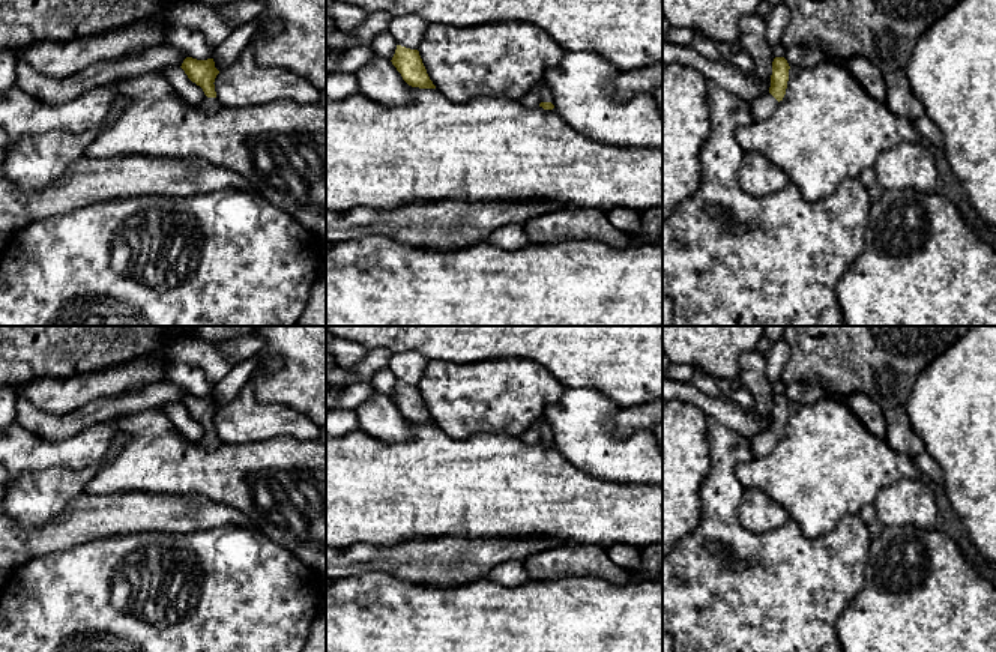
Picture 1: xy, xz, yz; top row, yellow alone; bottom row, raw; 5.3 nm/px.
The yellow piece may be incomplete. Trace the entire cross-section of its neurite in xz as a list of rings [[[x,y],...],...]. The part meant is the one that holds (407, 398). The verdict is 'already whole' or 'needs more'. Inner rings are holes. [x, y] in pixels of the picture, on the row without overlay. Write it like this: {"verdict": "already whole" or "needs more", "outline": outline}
{"verdict": "already whole", "outline": [[[397,382],[391,398],[409,422],[419,425],[436,425],[427,410],[418,386]]]}

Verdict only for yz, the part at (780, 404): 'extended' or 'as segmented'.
extended

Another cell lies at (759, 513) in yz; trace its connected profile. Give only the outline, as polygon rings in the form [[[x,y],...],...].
[[[745,488],[738,506],[738,518],[745,529],[754,533],[766,533],[781,527],[789,515],[765,491]]]

